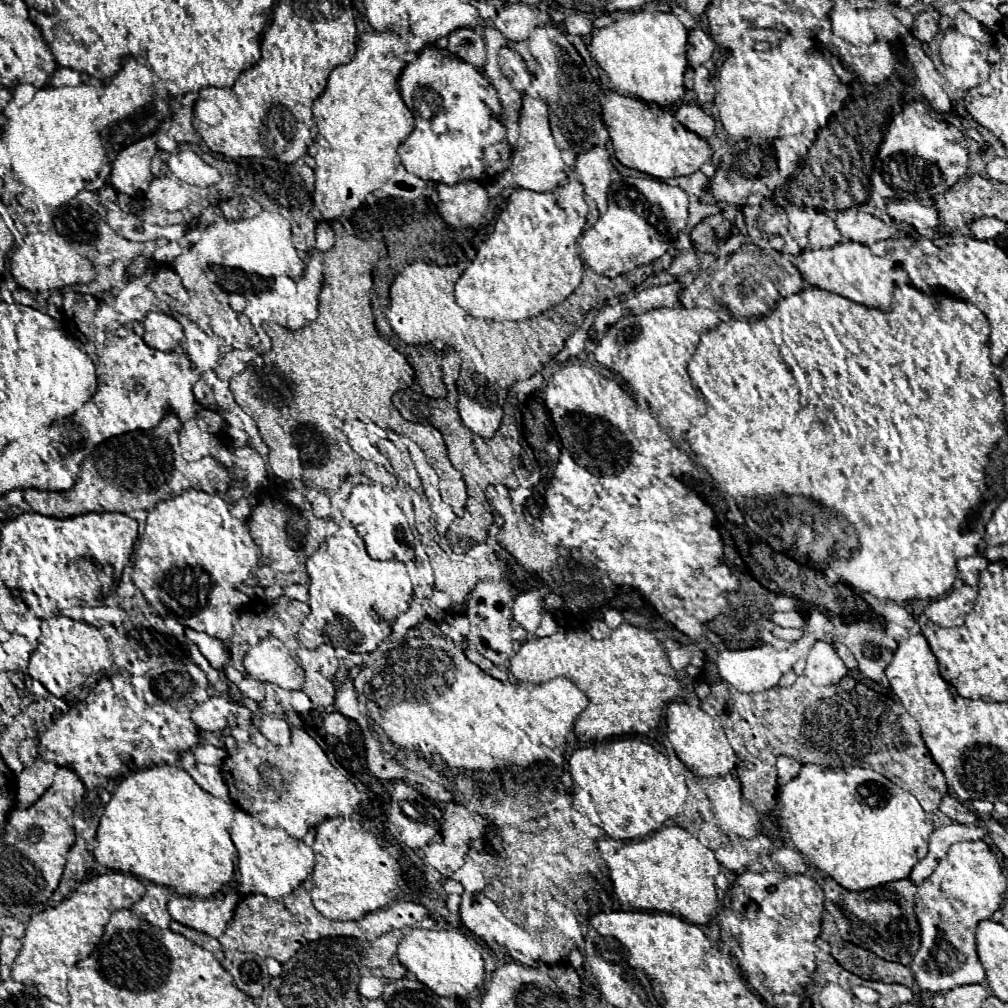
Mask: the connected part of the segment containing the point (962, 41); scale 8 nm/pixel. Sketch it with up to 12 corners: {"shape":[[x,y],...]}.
{"shape":[[950,28],[940,40],[948,84],[970,90],[988,80],[980,42]]}

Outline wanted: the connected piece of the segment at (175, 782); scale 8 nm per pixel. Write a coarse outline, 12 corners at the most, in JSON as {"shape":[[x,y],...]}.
{"shape":[[180,766],[114,790],[92,854],[209,898],[232,878],[232,806]]}

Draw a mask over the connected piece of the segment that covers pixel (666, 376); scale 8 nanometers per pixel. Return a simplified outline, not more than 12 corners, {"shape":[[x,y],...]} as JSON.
{"shape":[[706,308],[624,316],[594,342],[668,428],[704,412],[686,362]]}

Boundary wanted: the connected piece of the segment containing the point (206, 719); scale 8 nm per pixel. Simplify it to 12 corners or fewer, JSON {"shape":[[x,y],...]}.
{"shape":[[212,696],[190,712],[202,732],[250,726],[246,706]]}

